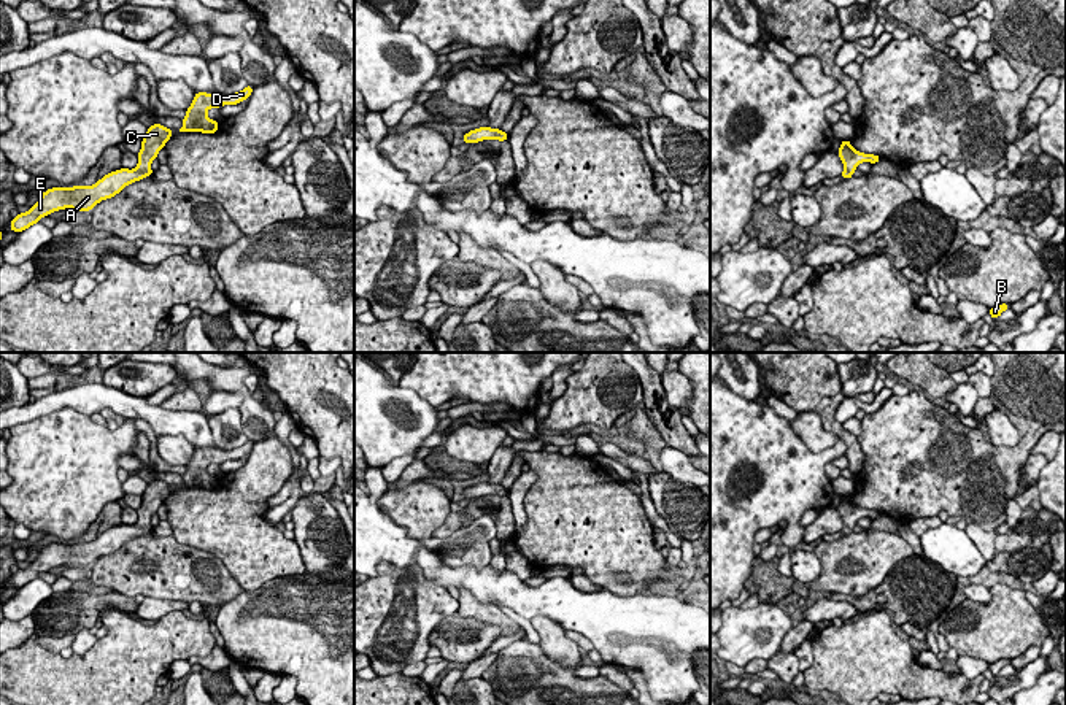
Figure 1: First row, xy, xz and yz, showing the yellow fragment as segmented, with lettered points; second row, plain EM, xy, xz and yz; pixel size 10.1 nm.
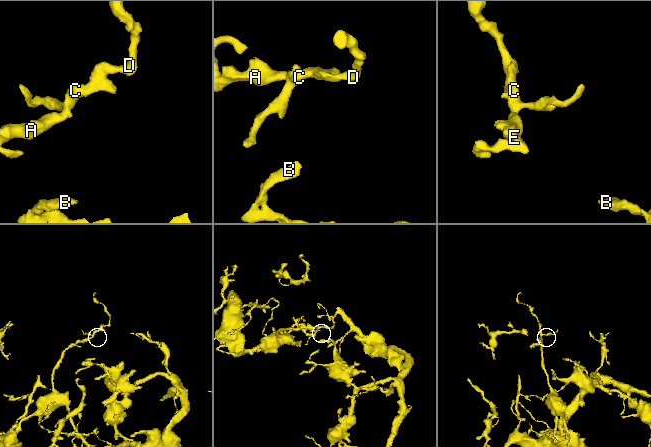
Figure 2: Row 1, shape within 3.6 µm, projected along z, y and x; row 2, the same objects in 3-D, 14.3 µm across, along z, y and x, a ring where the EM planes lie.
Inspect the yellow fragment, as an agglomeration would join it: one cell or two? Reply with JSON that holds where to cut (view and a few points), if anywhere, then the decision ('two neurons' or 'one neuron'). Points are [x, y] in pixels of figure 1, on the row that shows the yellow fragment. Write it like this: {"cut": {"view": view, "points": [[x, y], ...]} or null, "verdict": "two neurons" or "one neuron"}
{"cut": null, "verdict": "one neuron"}

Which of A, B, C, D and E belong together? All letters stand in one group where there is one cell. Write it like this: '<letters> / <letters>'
A B C D E

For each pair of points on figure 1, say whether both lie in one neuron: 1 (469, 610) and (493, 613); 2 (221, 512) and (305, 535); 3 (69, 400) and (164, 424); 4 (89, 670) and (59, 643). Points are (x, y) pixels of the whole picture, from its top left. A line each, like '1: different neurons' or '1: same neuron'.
1: same neuron
2: different neurons
3: same neuron
4: different neurons

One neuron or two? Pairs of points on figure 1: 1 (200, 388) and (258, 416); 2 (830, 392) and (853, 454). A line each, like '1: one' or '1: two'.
1: two
2: one

